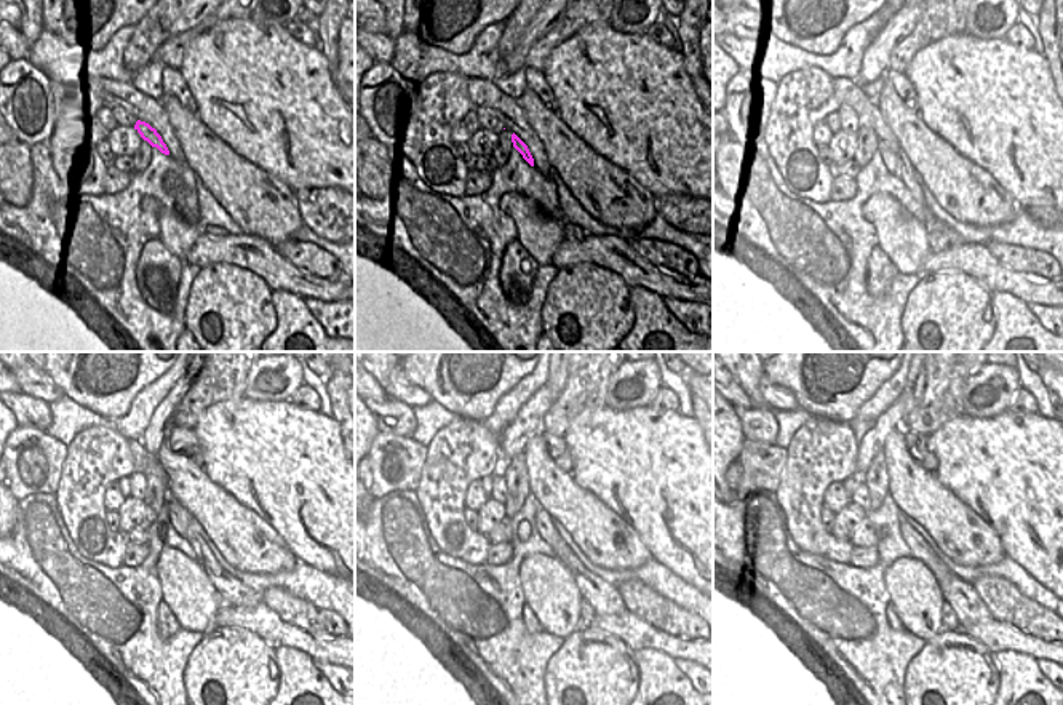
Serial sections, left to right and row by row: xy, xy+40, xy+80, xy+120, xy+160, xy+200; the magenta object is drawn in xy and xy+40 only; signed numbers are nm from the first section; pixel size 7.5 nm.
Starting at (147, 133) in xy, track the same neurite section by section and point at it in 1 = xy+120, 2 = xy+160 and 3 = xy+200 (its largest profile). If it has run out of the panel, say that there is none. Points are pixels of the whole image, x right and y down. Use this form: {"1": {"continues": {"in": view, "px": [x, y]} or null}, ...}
{"1": {"continues": {"in": "xy+120", "px": [179, 518]}}, "2": {"continues": {"in": "xy+160", "px": [544, 526]}}, "3": {"continues": {"in": "xy+200", "px": [919, 549]}}}

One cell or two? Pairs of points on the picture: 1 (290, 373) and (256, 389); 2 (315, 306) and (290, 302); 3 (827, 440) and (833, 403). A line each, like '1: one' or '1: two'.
1: one
2: two
3: two

